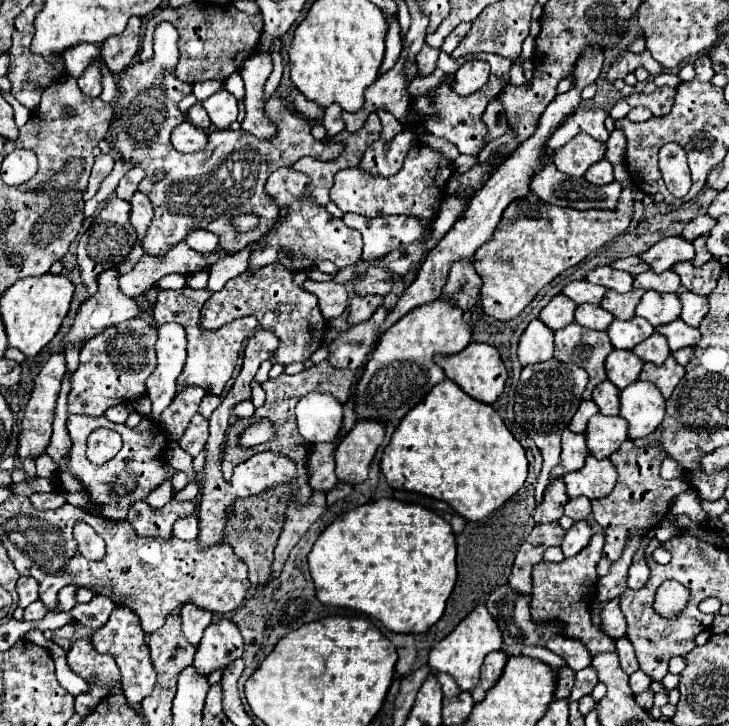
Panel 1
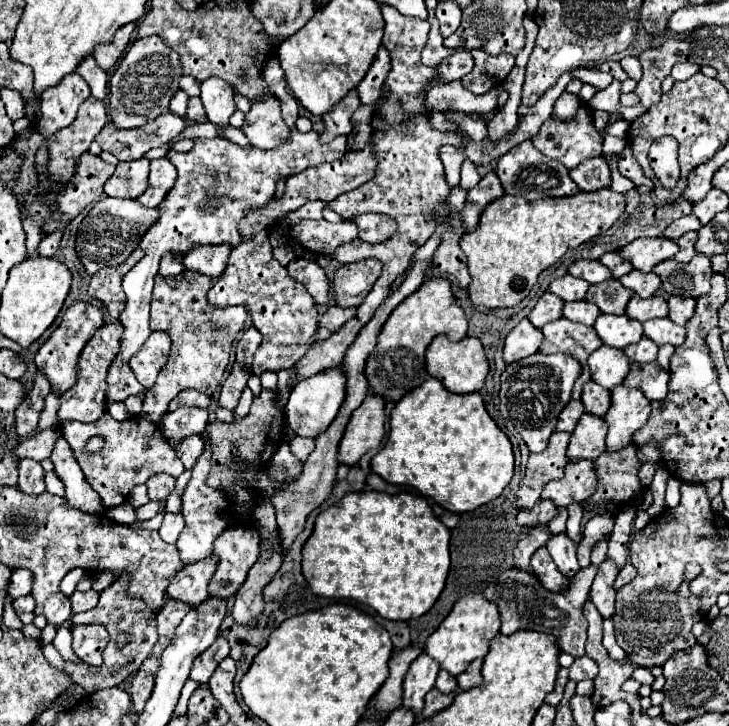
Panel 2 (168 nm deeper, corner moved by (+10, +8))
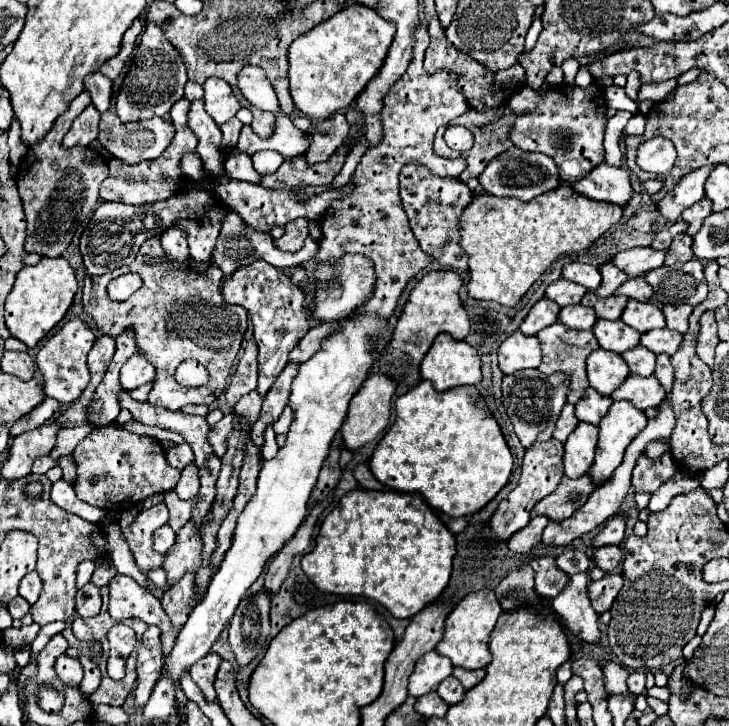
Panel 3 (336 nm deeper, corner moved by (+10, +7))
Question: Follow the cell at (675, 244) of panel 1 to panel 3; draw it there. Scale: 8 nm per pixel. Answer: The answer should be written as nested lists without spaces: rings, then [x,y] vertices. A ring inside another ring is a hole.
[[[634,247],[634,249],[620,251],[612,259],[612,263],[624,273],[628,273],[630,277],[642,277],[644,273],[664,265],[664,253],[666,251],[656,251],[652,247]]]

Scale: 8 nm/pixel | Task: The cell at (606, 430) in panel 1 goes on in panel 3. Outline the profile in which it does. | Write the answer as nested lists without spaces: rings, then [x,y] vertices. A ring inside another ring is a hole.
[[[578,423],[576,431],[564,443],[564,473],[576,479],[590,471],[594,463],[594,451],[598,445],[598,427],[588,423]]]

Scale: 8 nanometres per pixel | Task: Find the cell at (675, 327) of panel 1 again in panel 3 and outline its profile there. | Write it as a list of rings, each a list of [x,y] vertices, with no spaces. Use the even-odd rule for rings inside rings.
[[[652,329],[652,331],[646,331],[642,333],[640,337],[640,345],[644,345],[646,349],[650,349],[652,353],[668,353],[668,355],[674,355],[676,349],[680,347],[682,343],[682,333],[678,331],[670,331],[670,329]]]

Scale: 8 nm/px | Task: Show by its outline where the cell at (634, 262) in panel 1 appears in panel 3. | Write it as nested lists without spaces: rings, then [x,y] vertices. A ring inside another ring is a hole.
[[[604,263],[600,265],[600,273],[602,273],[602,283],[600,287],[594,291],[600,297],[610,297],[626,279],[628,275],[624,271],[620,271],[614,263]]]

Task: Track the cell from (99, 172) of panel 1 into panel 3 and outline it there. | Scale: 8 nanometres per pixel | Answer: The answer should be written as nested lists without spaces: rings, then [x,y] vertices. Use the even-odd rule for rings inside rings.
[[[82,91],[68,105],[68,111],[64,111],[64,115],[56,119],[56,123],[44,135],[44,139],[40,139],[40,143],[34,143],[28,149],[26,157],[20,163],[20,175],[16,177],[16,185],[28,219],[28,253],[40,253],[42,257],[60,257],[62,251],[70,245],[78,225],[98,203],[98,187],[108,177],[108,161],[90,147],[64,149],[60,145],[67,133],[65,123],[72,123],[88,103],[90,95],[88,91]]]

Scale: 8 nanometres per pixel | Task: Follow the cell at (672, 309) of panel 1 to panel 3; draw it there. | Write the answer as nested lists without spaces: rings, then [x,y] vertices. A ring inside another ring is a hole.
[[[638,299],[628,301],[628,305],[622,313],[622,321],[640,333],[646,333],[656,327],[666,327],[662,309],[650,301],[640,303]]]

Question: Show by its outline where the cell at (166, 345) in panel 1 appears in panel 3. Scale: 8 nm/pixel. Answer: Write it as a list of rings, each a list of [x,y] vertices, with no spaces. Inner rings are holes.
[[[136,353],[124,363],[124,367],[120,371],[120,383],[126,391],[132,391],[140,385],[152,383],[154,375],[156,375],[156,369],[152,367],[152,363],[148,359],[144,359],[144,355]]]

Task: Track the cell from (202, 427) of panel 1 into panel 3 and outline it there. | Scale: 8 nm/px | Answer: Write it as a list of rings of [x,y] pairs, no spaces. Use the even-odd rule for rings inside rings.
[[[190,463],[184,471],[182,477],[174,489],[178,493],[180,499],[192,499],[198,495],[200,491],[200,477],[198,477],[198,467],[194,463]]]

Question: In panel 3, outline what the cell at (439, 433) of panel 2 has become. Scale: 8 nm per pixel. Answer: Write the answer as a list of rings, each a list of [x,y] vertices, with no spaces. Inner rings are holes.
[[[428,381],[396,399],[396,419],[370,459],[380,483],[418,493],[430,507],[450,517],[472,515],[492,501],[508,483],[512,465],[514,457],[478,389],[466,385],[438,393]]]

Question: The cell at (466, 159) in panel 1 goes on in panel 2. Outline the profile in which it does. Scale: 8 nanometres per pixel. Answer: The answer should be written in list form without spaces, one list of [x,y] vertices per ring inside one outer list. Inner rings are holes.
[[[465,160],[461,168],[460,186],[466,190],[469,190],[476,186],[481,180],[480,175],[477,172],[476,166],[469,160]]]

